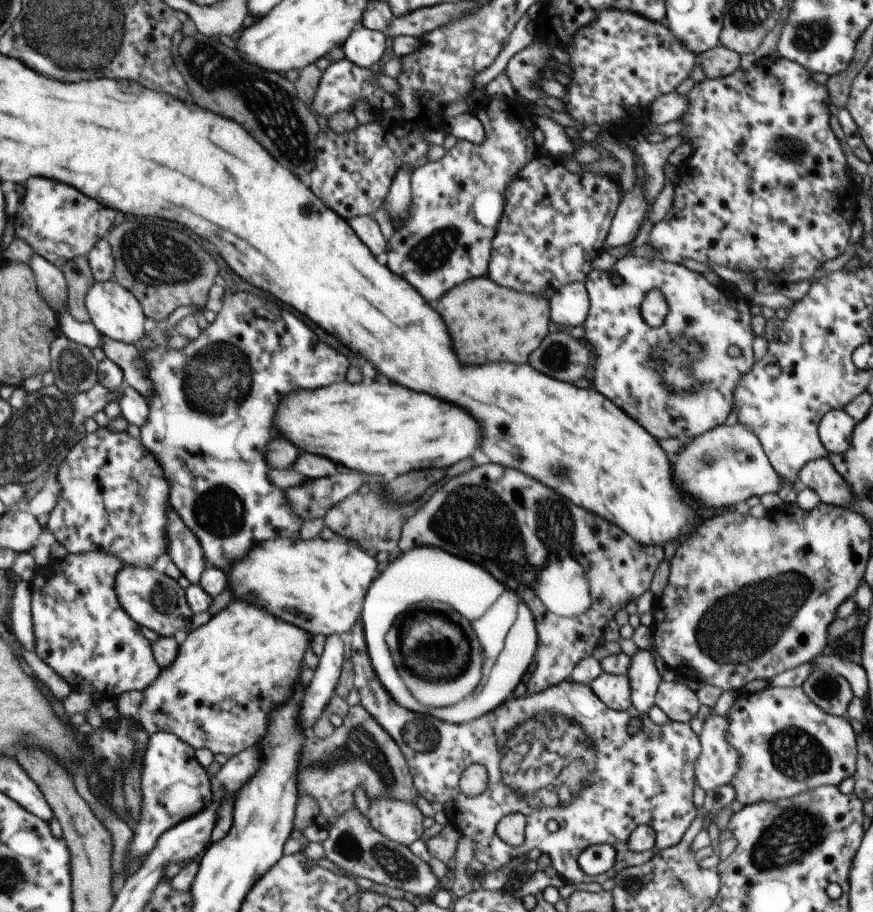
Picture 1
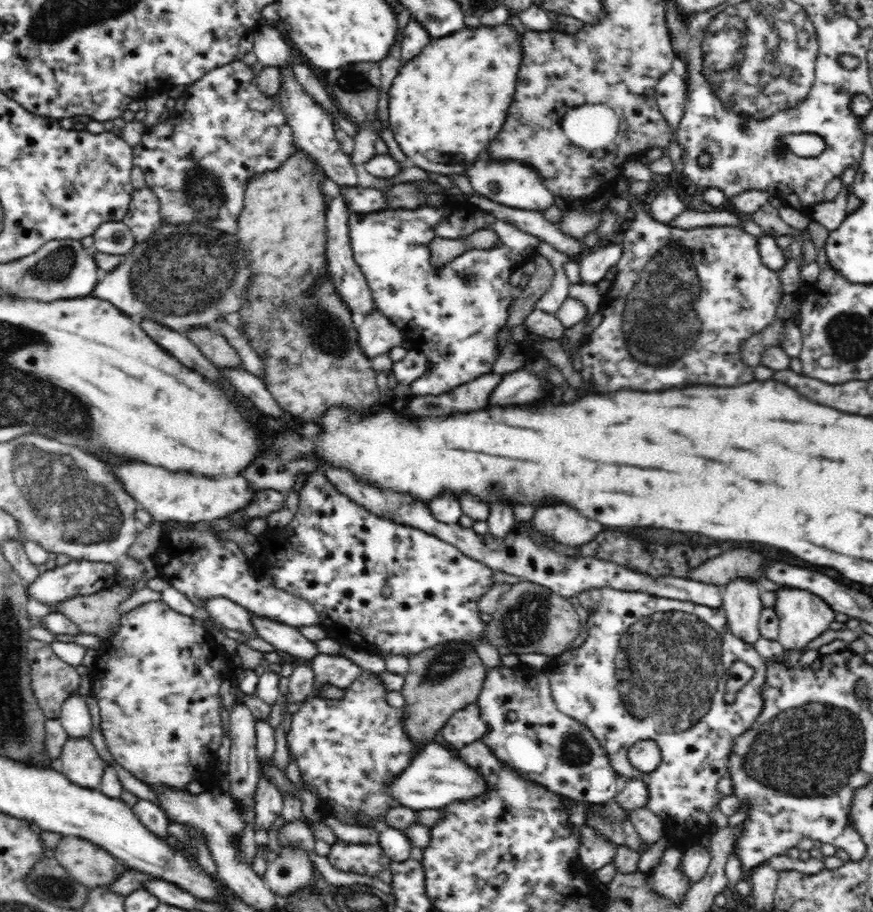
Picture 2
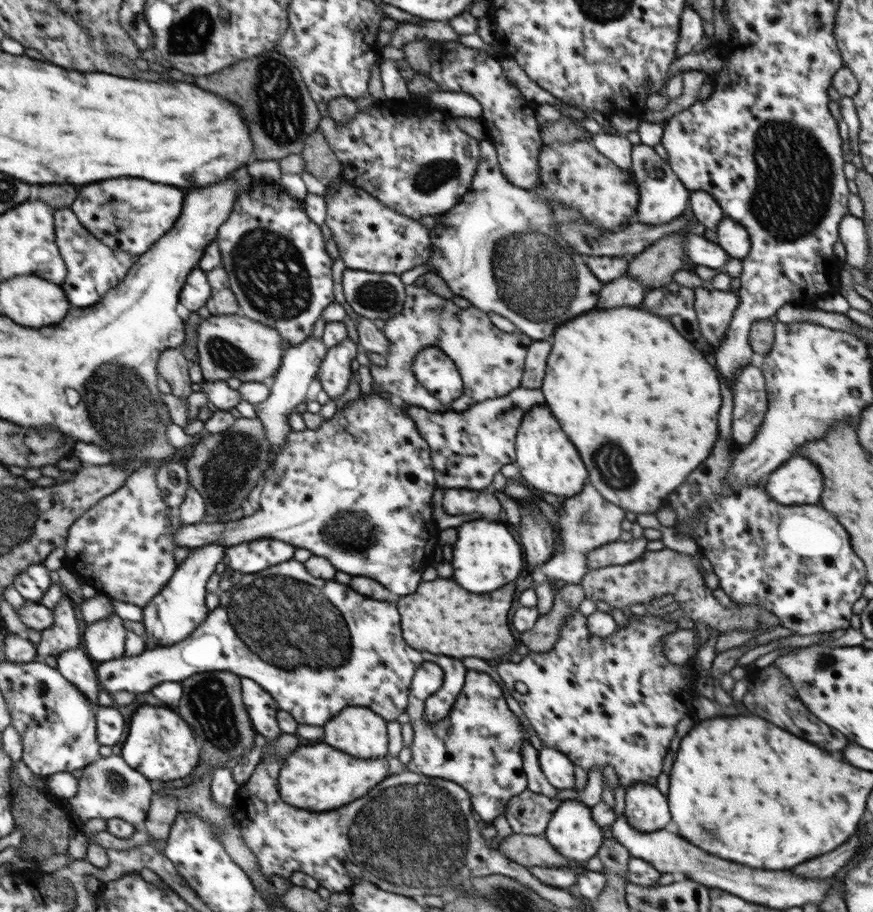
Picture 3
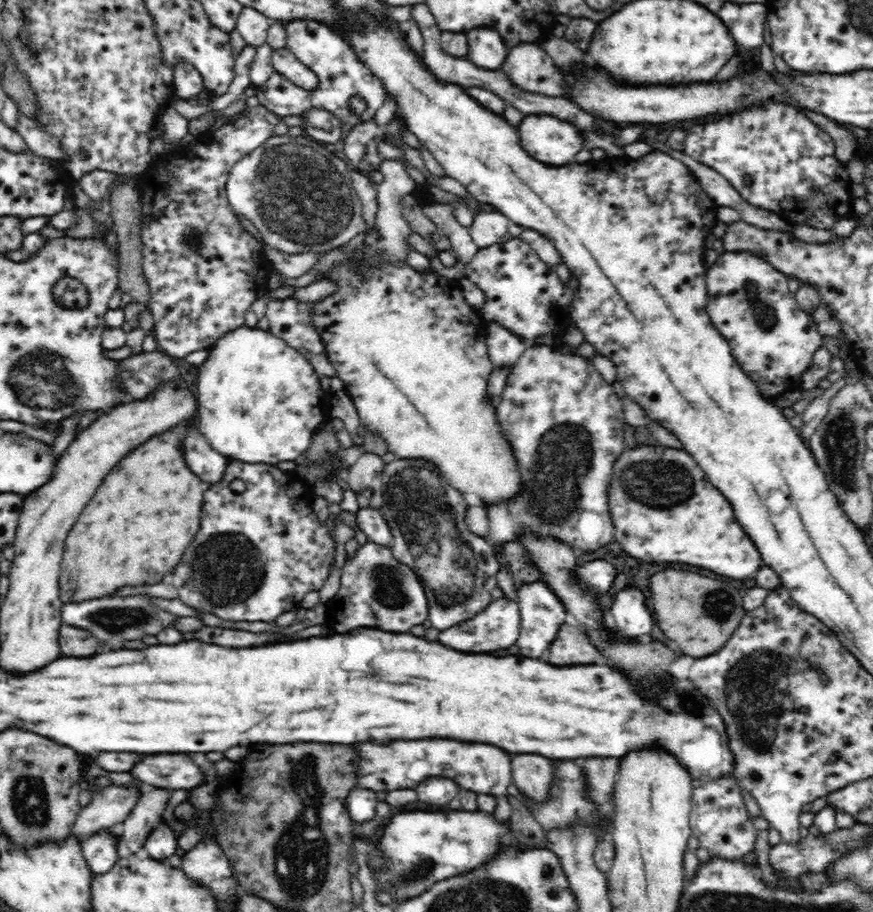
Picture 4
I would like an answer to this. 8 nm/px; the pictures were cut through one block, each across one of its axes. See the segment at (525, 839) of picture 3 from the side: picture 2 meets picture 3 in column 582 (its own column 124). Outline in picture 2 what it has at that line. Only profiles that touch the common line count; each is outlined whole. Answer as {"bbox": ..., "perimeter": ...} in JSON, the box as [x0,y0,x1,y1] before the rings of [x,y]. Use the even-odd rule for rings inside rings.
{"bbox":[53,836,128,889],"perimeter":[[[64,836],[56,846],[53,858],[68,871],[70,876],[73,876],[76,882],[90,889],[110,885],[128,870],[122,860],[112,856],[106,849],[78,837]]]}

